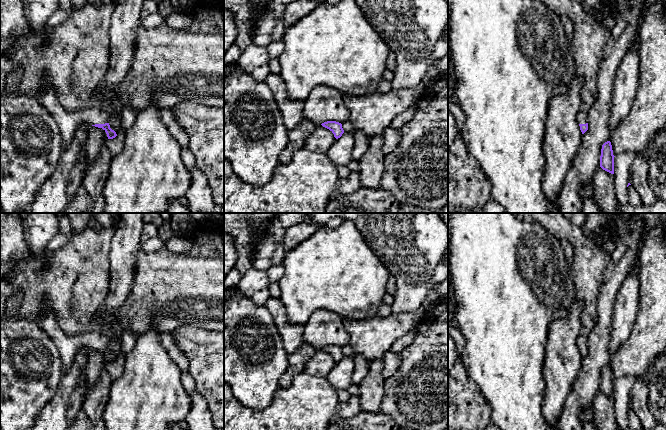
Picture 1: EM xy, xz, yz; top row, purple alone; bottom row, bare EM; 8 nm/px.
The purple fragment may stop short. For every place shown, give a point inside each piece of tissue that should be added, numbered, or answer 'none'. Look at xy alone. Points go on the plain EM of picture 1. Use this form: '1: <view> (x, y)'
1: xy (68, 346)

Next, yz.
1: yz (582, 340)

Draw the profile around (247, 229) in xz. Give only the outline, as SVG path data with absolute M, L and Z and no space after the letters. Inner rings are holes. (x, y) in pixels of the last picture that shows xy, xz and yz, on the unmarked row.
M224 213L224 234L230 235L234 239L234 244L238 254L238 259L234 269L241 275L252 267L251 255L257 253L264 233L271 229L270 221L278 213Z

